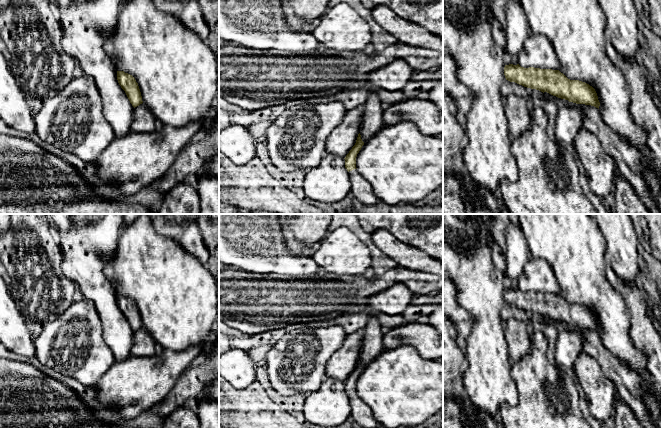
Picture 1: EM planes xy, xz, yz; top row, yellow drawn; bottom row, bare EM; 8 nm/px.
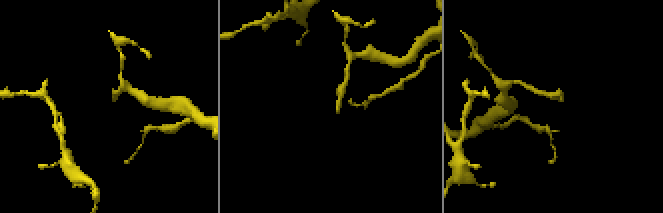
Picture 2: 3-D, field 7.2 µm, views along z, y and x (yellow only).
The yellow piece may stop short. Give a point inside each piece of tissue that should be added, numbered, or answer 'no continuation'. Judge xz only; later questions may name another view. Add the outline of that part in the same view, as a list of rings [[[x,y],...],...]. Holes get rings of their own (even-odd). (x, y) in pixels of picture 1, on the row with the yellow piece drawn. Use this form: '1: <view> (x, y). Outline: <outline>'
1: xz (361, 189). Outline: [[[357,169],[349,171],[351,193],[354,198],[366,205],[375,205],[380,200],[376,197],[370,183],[361,176]]]

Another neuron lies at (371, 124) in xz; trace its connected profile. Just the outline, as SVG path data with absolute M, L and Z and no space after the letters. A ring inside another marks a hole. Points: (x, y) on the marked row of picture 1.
M375 93L369 96L369 100L363 105L364 113L361 126L361 139L366 143L371 137L378 133L384 126L382 115L385 105Z

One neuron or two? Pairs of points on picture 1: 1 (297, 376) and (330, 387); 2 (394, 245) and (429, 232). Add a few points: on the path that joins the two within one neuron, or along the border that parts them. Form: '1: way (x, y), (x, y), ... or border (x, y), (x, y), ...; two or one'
1: border (326, 378), (316, 390), (310, 391), (305, 396); two
2: border (382, 229), (388, 230), (408, 245), (424, 251); two

